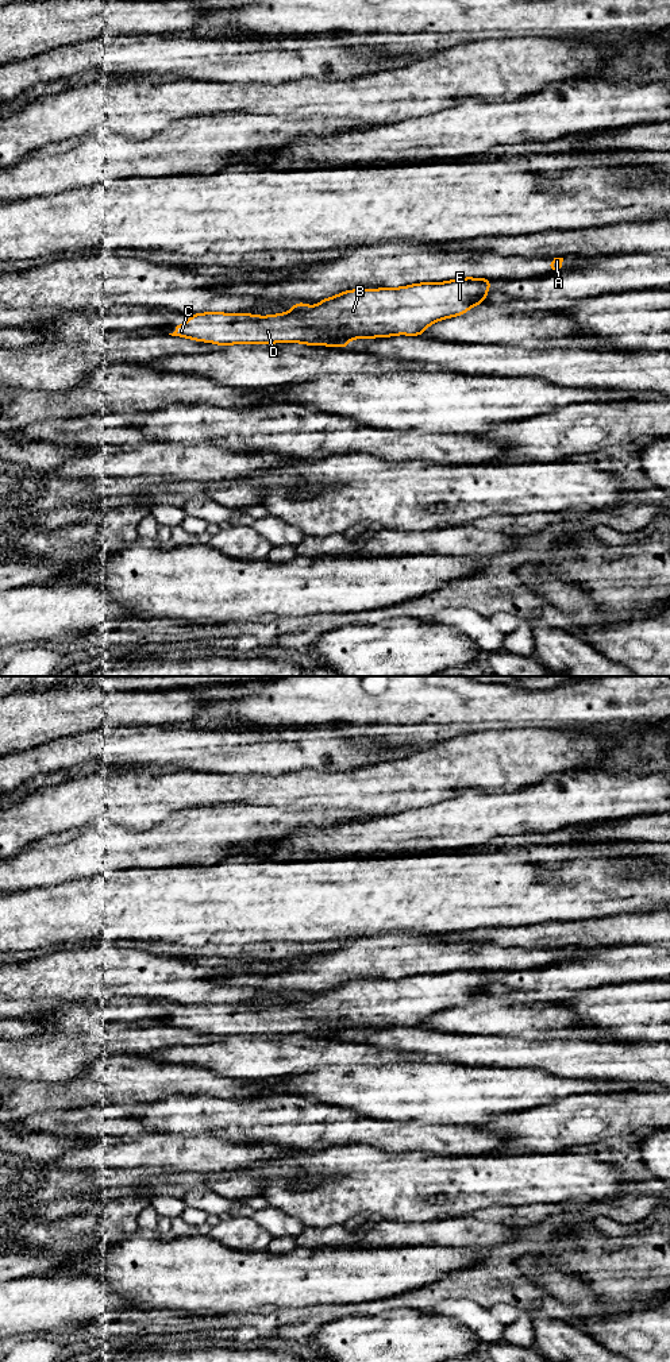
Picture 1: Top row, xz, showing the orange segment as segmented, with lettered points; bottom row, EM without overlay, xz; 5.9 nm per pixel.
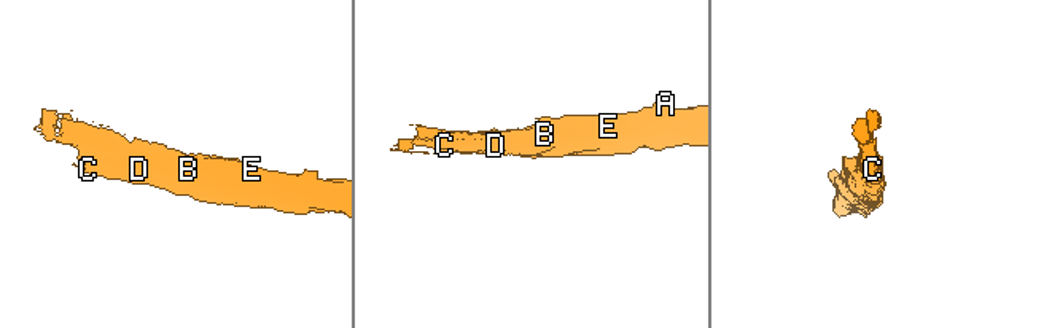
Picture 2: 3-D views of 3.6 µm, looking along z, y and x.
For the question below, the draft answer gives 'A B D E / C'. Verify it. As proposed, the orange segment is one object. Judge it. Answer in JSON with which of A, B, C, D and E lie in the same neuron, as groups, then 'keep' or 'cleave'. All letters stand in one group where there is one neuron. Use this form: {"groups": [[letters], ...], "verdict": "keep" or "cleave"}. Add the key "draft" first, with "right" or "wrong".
{"draft": "right", "groups": [["A", "B", "D", "E"], ["C"]], "verdict": "cleave"}

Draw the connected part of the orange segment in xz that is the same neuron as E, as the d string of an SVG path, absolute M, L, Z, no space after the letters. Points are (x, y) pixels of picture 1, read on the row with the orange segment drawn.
M466 277L403 288L353 289L320 300L312 308L308 302L293 302L293 309L288 313L223 315L222 321L209 324L200 339L217 346L273 343L327 346L330 340L340 337L423 336L424 329L436 321L465 315L473 306L484 304L493 282L493 279Z

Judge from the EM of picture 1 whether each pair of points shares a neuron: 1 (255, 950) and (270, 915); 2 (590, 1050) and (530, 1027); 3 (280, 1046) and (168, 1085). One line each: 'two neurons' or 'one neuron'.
1: two neurons
2: two neurons
3: two neurons

